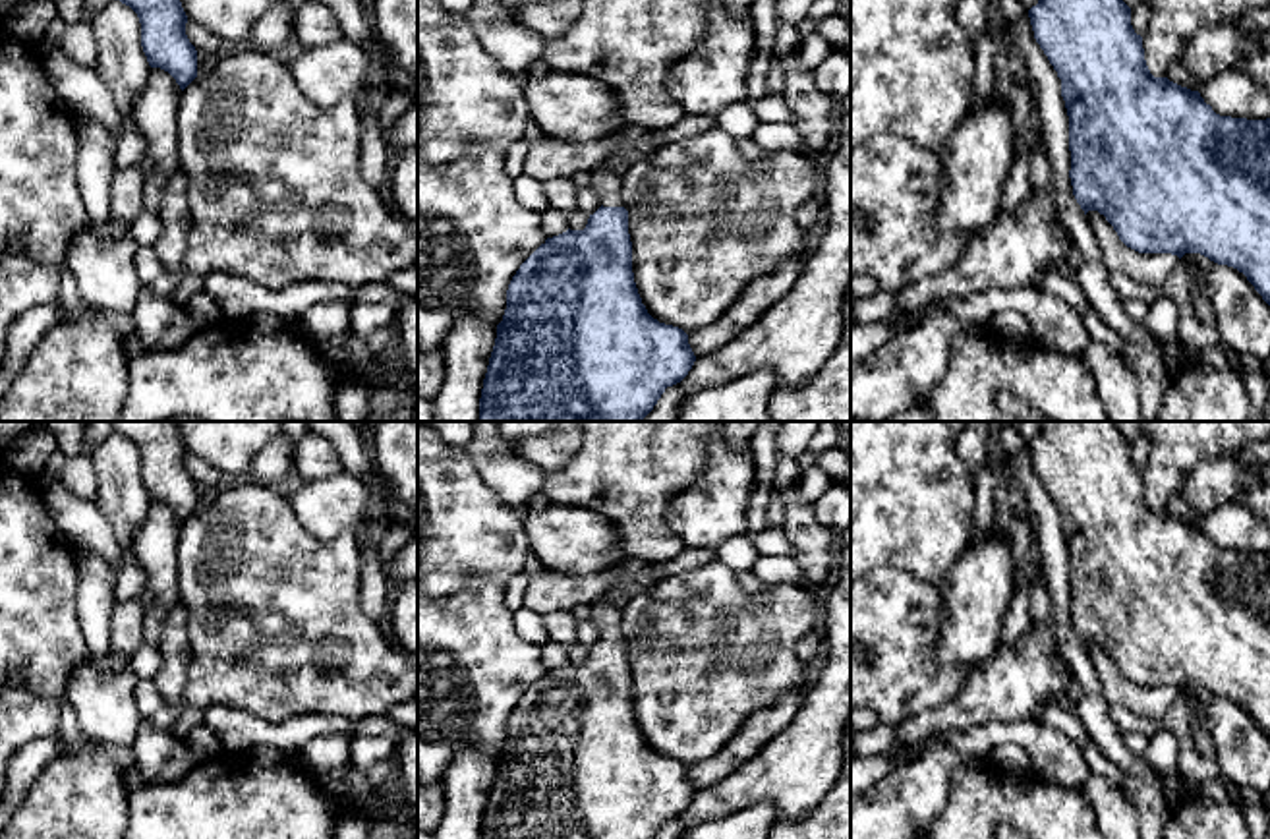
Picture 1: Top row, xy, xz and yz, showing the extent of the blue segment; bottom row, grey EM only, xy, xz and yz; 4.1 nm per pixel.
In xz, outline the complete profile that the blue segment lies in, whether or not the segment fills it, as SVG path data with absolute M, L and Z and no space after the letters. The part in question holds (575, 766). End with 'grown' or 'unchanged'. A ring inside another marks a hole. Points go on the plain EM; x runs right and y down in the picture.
M599 597L590 621L601 640L586 661L547 671L512 709L479 839L655 839L692 802L688 767L653 752L638 727L621 607Z; grown

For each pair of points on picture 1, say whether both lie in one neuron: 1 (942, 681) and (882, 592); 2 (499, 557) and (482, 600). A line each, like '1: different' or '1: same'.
1: same
2: different

